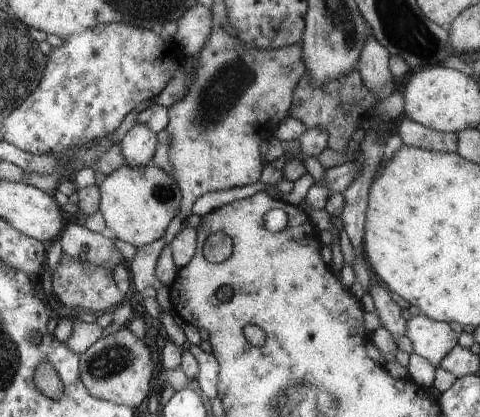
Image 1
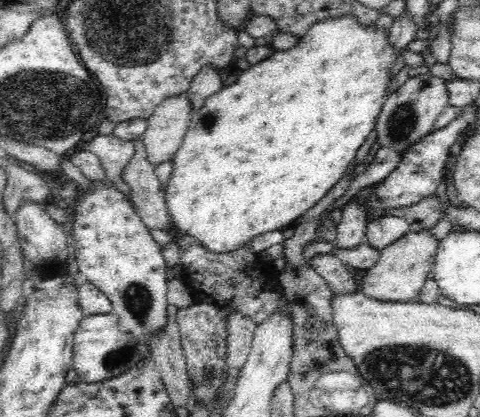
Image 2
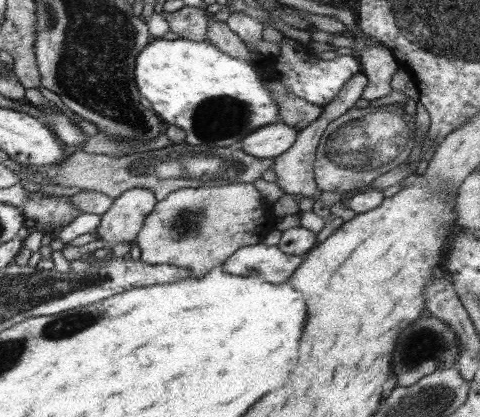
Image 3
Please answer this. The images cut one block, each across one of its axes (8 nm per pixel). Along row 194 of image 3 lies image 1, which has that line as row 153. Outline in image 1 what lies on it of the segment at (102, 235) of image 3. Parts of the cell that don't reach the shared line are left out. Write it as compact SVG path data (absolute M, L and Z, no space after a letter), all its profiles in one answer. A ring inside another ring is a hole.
M133 126L127 130L127 134L121 138L119 152L125 160L125 166L129 168L145 168L151 164L155 152L157 152L157 134L151 132L145 126Z

